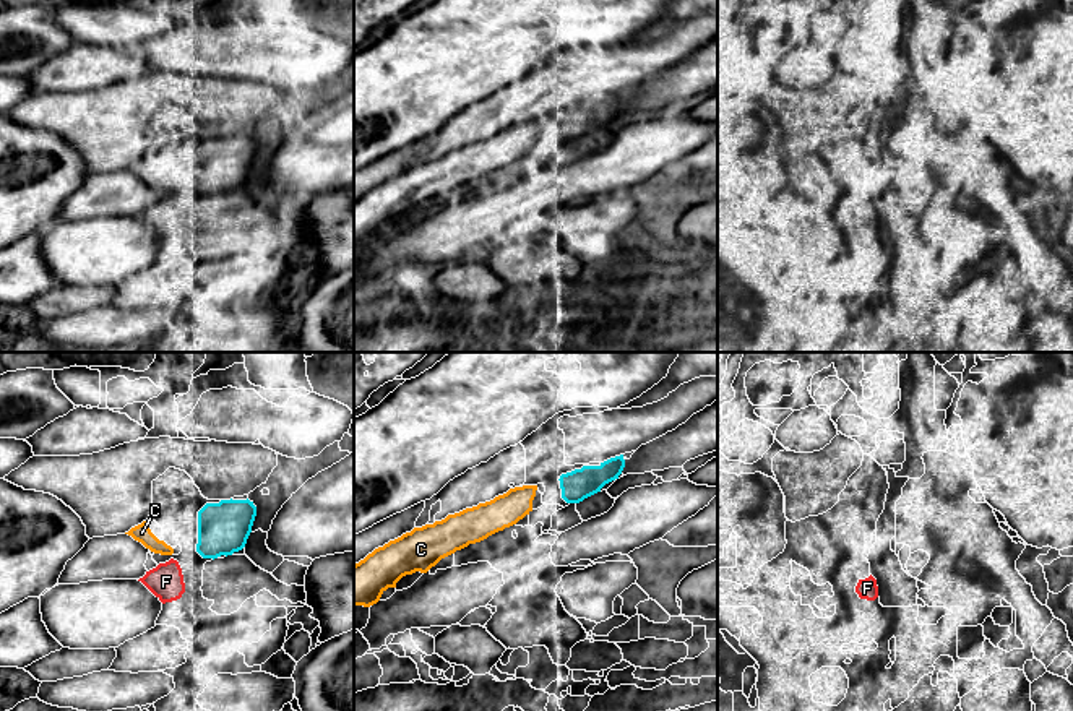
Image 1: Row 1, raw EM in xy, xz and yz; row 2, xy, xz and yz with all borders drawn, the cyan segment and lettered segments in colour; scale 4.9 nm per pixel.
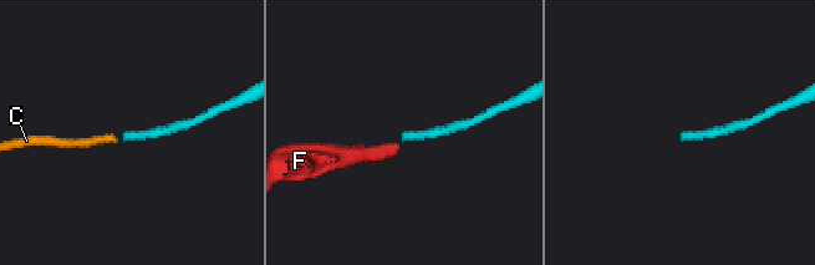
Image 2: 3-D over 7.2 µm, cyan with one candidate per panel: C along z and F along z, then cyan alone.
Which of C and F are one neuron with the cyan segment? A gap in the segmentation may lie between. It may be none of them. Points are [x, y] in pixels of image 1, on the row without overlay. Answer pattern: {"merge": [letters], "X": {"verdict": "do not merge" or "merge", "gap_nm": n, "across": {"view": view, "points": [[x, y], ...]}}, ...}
{"merge": ["C"], "C": {"verdict": "merge", "gap_nm": 120, "across": {"view": "xz", "points": [[559, 116], [536, 122]]}}, "F": {"verdict": "do not merge", "gap_nm": 110, "across": {"view": "xy", "points": [[197, 187], [177, 198]]}}}

